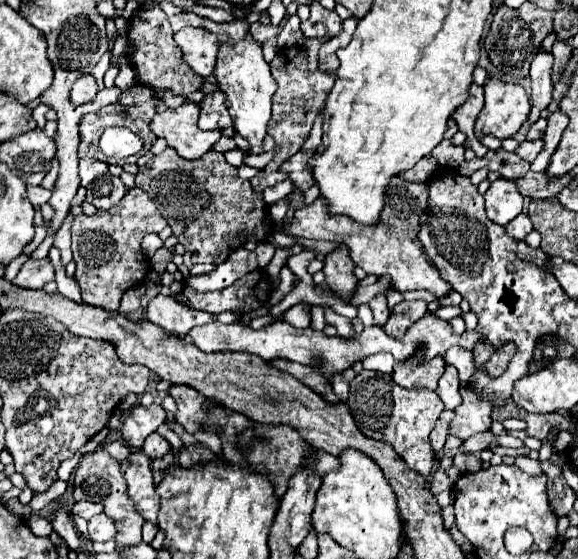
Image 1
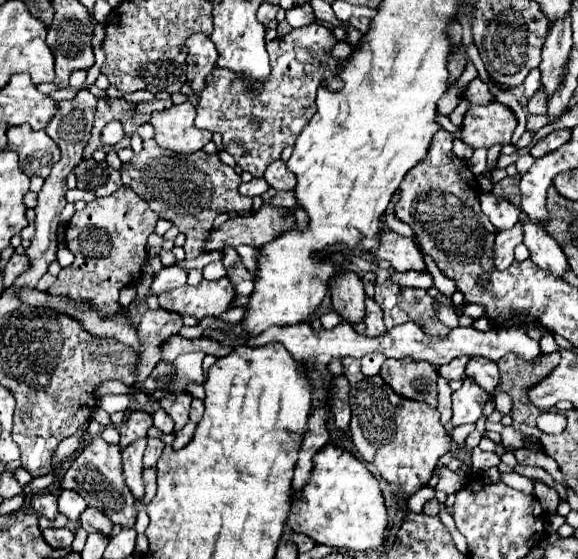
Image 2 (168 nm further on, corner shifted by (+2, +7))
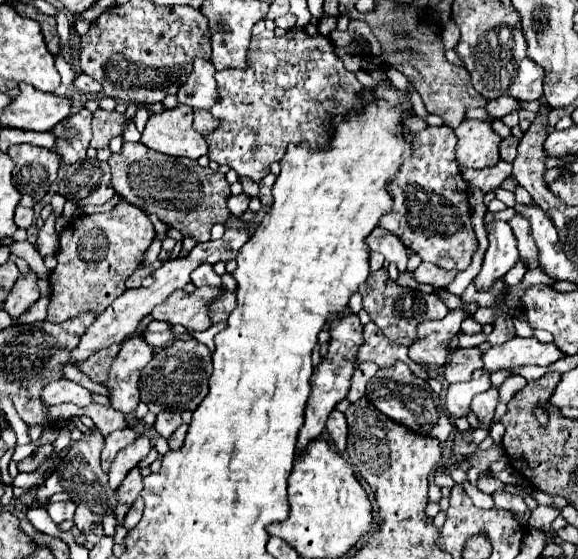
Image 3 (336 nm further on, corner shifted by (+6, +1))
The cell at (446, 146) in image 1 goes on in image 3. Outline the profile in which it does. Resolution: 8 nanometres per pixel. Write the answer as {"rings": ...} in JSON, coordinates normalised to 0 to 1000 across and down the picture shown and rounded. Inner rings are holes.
{"rings":[[[803,213],[789,238],[789,288],[810,302],[837,302],[855,299],[865,288],[862,256],[865,245],[851,234],[848,220]]]}

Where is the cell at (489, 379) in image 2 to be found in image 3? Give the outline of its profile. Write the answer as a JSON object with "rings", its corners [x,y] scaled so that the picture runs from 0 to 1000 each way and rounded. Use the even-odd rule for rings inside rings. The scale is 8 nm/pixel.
{"rings":[[[848,692],[844,699],[837,699],[837,703],[830,703],[830,707],[820,710],[817,735],[830,750],[830,757],[851,760],[858,721],[862,721],[862,696],[855,696],[855,692]]]}

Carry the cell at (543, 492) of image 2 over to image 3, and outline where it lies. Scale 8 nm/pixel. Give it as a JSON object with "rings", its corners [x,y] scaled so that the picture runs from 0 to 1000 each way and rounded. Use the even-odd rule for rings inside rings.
{"rings":[[[934,903],[927,914],[920,914],[917,921],[917,943],[927,943],[927,946],[941,946],[945,939],[952,939],[969,918],[955,907],[941,907]]]}

